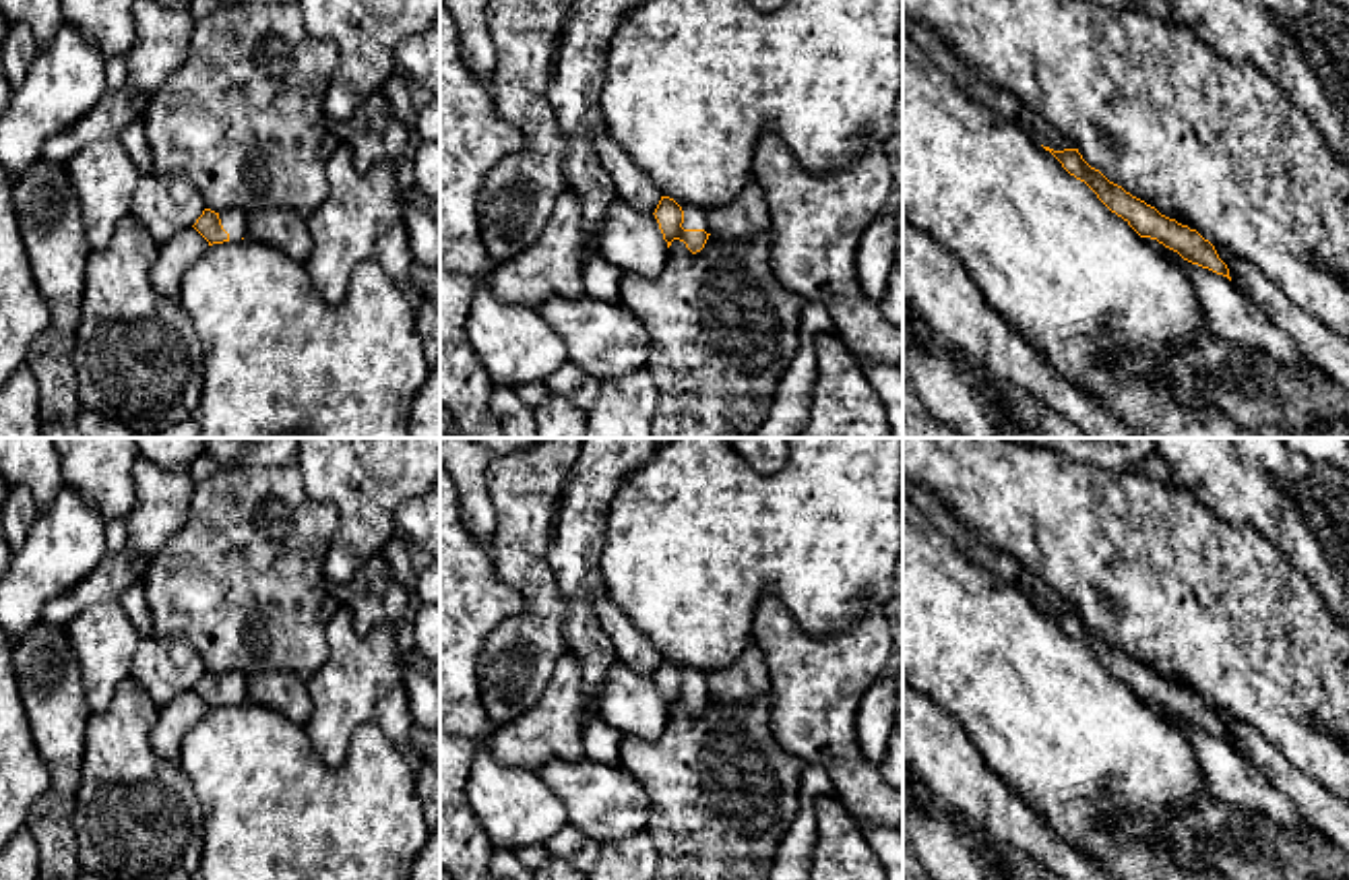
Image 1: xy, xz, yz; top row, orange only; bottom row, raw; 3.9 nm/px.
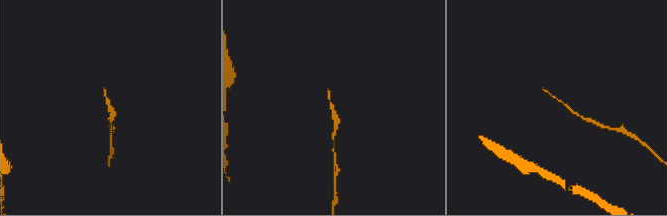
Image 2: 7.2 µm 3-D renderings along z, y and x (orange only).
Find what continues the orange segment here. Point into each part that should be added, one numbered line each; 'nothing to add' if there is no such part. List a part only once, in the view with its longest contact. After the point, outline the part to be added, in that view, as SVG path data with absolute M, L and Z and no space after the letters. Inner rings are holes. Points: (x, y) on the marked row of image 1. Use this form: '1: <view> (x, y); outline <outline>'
1: xz (693, 217); outline M682 207L682 211L684 211L684 223L682 223L684 229L704 229L707 233L711 233L704 211L696 207Z

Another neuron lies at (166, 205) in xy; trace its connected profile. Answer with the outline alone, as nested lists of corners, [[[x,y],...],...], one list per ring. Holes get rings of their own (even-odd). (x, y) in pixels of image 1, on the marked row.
[[[155,169],[138,180],[130,207],[130,215],[157,244],[165,244],[182,229],[192,227],[202,211],[202,198],[190,184],[180,176],[165,176]]]

